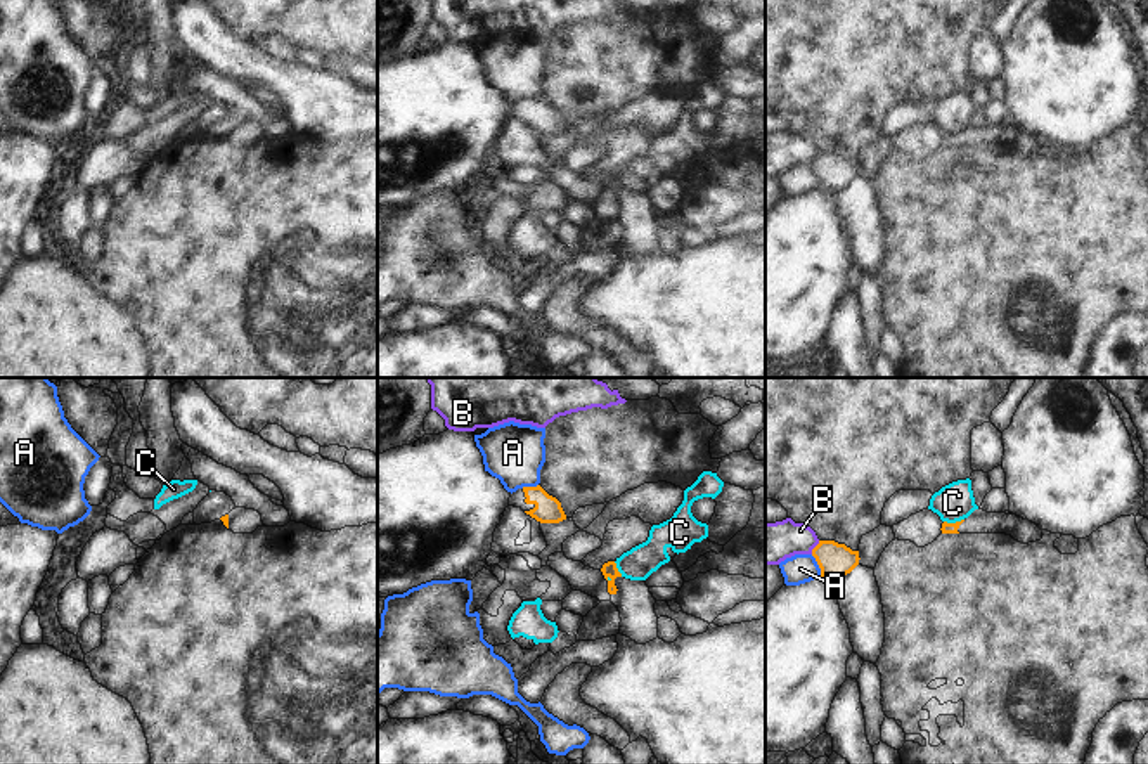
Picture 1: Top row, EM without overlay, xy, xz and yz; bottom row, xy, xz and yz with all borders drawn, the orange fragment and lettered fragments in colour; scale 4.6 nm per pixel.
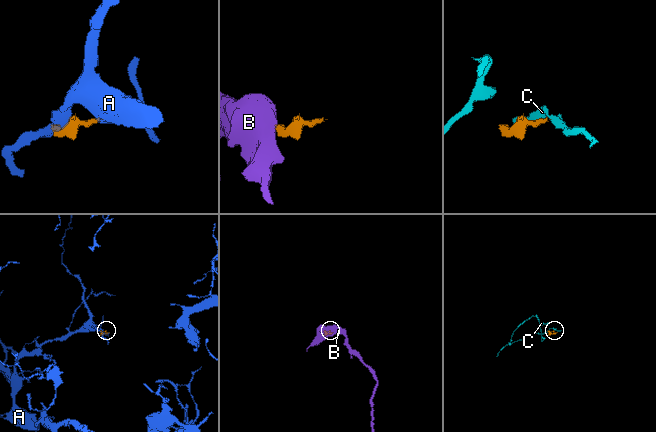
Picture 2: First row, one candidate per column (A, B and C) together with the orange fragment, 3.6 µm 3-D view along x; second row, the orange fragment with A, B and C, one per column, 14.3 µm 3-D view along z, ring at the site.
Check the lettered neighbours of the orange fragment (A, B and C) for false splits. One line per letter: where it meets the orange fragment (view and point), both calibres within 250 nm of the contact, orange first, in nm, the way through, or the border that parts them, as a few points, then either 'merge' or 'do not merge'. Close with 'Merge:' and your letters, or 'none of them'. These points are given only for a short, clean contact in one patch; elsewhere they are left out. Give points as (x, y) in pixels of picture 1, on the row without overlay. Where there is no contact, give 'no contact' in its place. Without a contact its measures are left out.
A: contact yz (818, 175); calibres 160 and 140 nm; do not merge
B: contact yz (814, 160); calibres 160 and 190 nm; border yz (819, 153), (811, 165); do not merge
C: contact yz (953, 135); calibres 50 and 180 nm; border yz (963, 130), (944, 134); do not merge
Merge: none of them

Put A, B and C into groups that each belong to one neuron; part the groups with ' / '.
A / B / C

